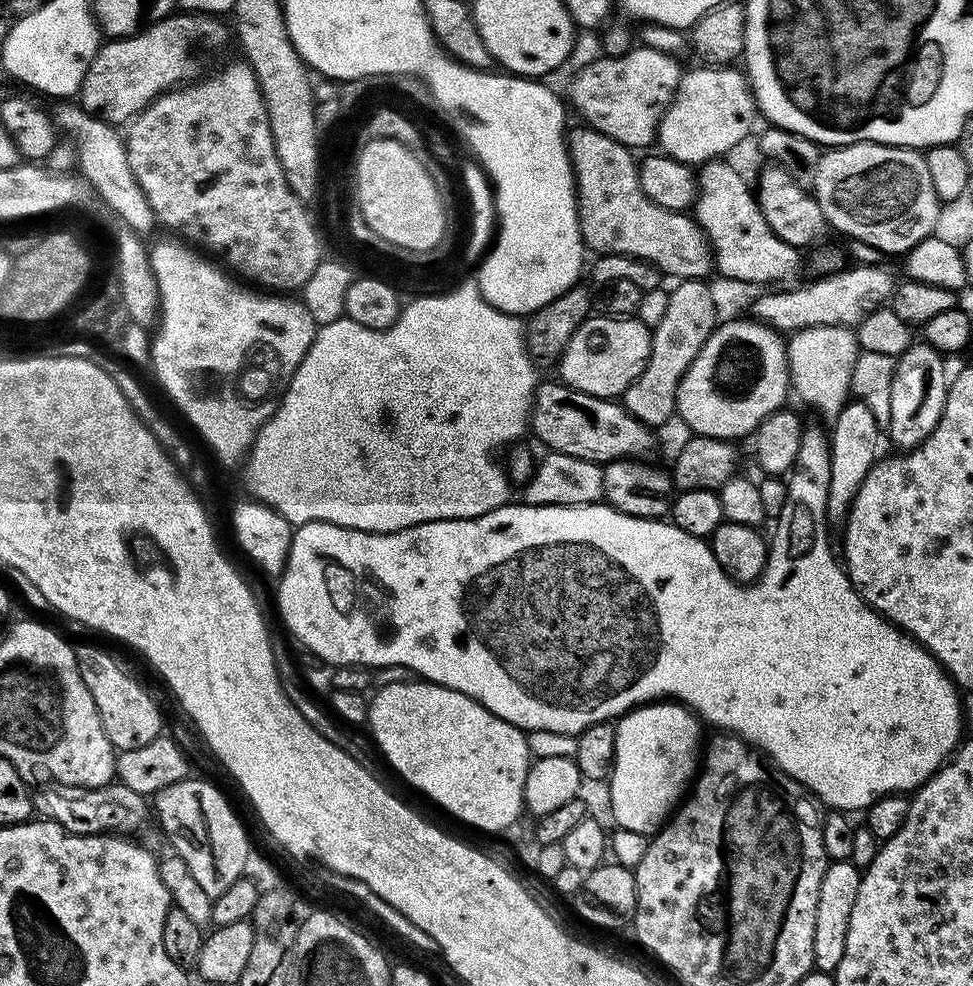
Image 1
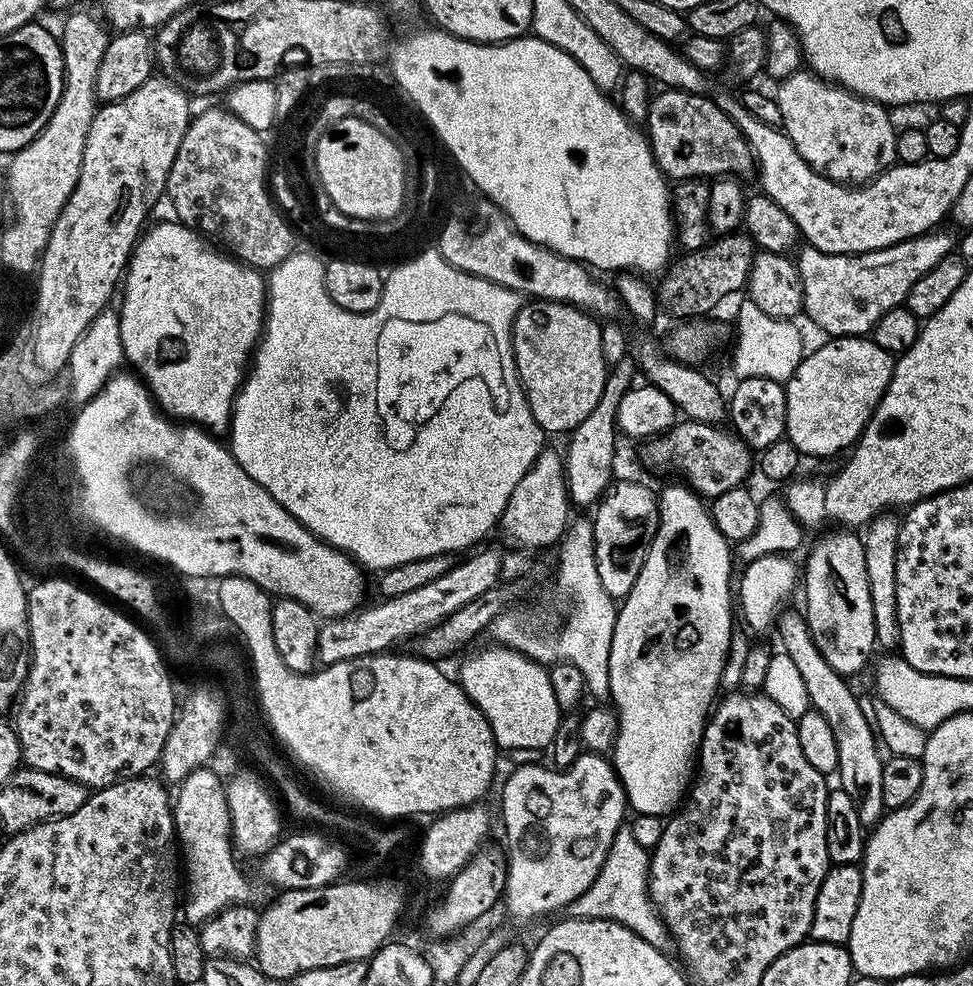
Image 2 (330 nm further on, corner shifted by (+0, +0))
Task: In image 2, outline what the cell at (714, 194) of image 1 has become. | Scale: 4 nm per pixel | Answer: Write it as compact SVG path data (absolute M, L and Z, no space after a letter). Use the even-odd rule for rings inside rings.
M933 230L889 248L850 256L830 254L811 246L801 247L798 263L804 287L806 316L832 338L863 337L871 333L886 310L899 308L907 301L910 287L918 282L918 278L953 253L955 239L940 231Z

